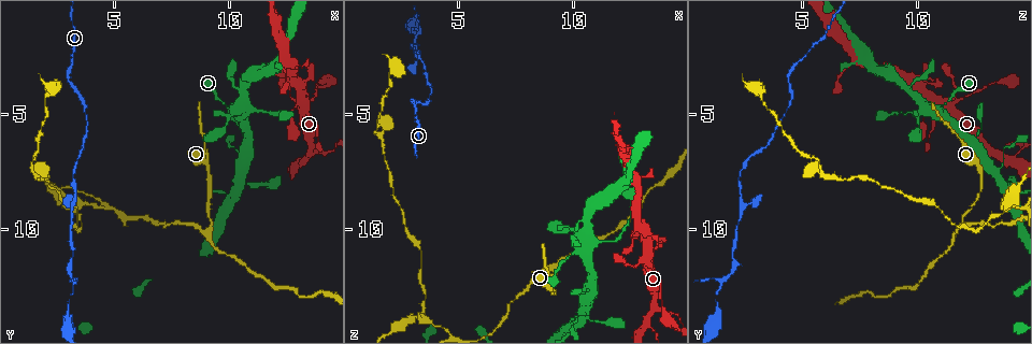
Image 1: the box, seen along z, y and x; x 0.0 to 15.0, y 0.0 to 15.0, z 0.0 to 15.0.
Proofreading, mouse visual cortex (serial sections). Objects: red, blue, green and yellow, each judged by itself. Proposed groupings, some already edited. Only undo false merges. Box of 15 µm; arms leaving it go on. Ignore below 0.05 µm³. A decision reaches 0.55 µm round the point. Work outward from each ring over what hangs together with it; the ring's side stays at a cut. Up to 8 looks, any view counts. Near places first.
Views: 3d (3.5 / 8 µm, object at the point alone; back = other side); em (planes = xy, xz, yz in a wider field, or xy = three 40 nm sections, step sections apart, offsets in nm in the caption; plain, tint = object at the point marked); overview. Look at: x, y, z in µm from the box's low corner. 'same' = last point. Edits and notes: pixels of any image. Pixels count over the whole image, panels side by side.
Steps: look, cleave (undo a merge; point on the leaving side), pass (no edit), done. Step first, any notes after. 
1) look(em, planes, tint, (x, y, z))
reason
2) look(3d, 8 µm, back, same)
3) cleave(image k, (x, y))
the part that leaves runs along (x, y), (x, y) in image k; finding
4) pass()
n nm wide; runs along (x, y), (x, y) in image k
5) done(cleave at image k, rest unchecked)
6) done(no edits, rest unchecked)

look(3d, 3.5 µm, (9.0, 10.1, 11.7))
arms part here

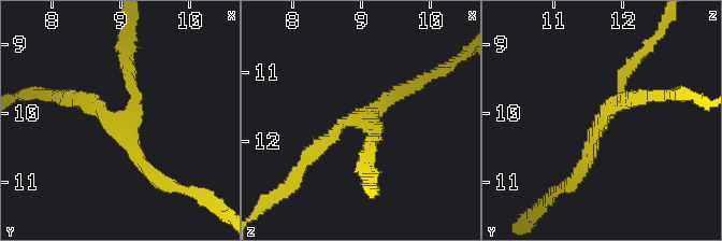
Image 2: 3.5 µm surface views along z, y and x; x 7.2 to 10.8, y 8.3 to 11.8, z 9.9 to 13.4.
look(em, xy, step 1, tint, (9.00, 10.05, 11.70))
3 arms; arms of 200, 200, 200 nm

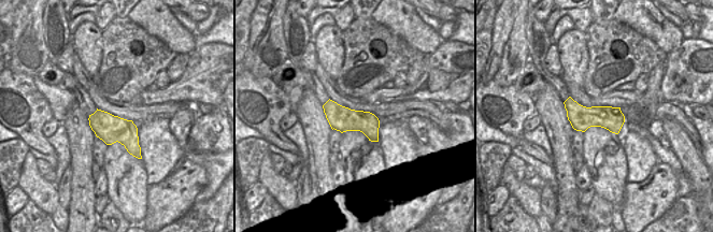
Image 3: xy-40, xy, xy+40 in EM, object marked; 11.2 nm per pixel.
pass()
continuous, no second cell

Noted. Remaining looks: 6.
look(3d, 3.5 µm, (13.1, 3.8, 10.2))
four or more arms meet

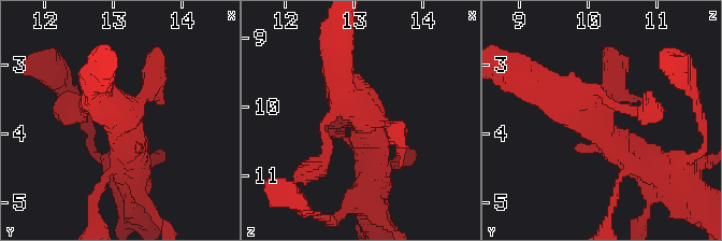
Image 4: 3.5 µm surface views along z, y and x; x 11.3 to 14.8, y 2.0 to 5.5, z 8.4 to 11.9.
look(em, xy, step 5, tint, (13.15, 3.75, 10.10))
4 arms; arms of 150, 300, 350, 450 nm; shape alone is not enough

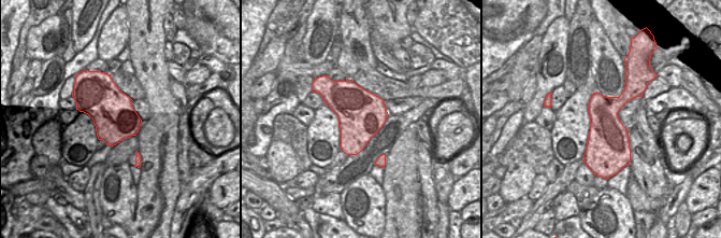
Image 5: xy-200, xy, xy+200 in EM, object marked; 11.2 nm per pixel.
pass()
runs along (644, 168), (589, 108), (542, 85) in image 4; all the same cell

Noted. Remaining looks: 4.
look(3d, 8 µm, (4.2, 9.0, 14.2))
thin neck

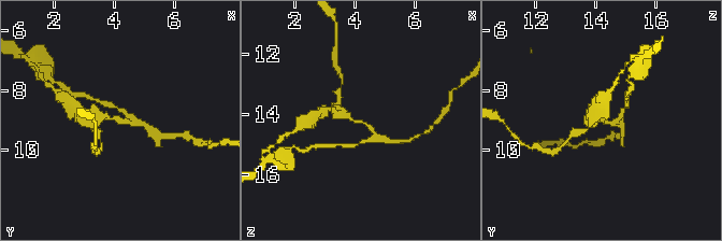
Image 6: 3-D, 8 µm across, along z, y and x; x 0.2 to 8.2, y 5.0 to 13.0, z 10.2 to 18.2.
look(3d, 3.5 µm, (4.1, 8.9, 14.3))
zoom in

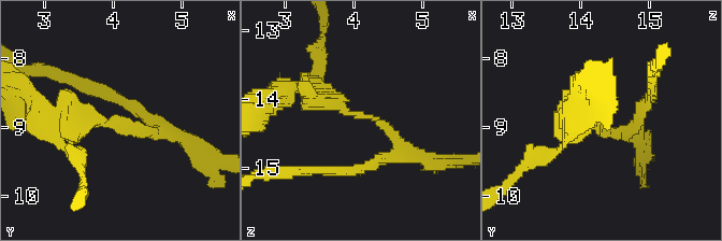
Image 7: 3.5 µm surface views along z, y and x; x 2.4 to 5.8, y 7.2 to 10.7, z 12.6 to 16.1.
pass()
runs along (417, 156), (380, 123), (321, 101), (312, 87) in image 7; all the same cell

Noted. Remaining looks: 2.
done(no edits, rest unchecked)

